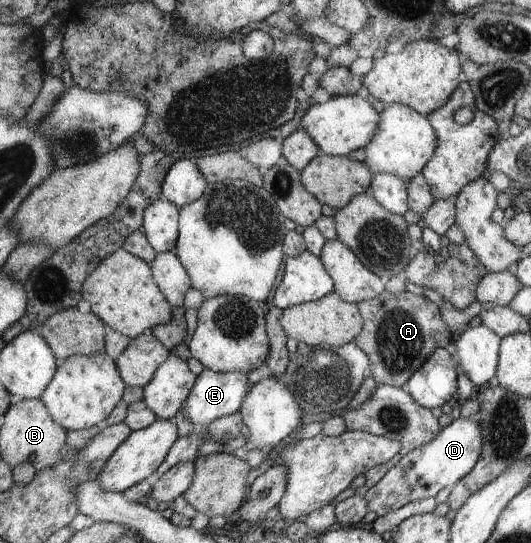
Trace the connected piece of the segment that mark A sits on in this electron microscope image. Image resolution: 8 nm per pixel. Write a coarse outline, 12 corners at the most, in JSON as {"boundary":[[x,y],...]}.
{"boundary":[[423,295],[359,303],[354,342],[378,386],[402,387],[452,333]]}

